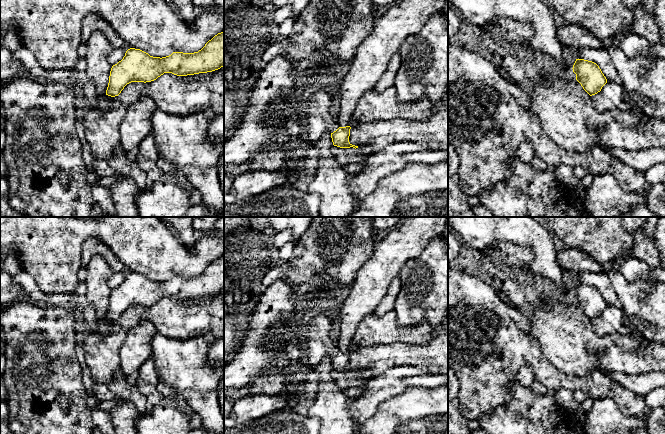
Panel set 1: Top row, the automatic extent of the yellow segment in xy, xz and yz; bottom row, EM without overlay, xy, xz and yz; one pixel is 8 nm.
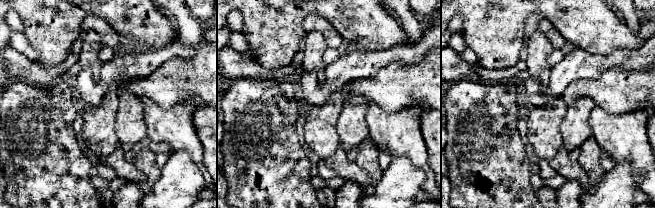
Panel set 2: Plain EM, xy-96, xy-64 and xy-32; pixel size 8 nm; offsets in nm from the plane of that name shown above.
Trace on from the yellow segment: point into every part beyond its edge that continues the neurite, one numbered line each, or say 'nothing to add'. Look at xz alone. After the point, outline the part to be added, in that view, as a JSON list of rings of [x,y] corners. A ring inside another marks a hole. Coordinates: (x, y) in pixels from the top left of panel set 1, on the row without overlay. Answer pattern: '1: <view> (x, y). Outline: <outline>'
1: xz (317, 331). Outline: [[[318,314],[307,325],[299,328],[307,339],[306,360],[311,367],[318,365],[324,358],[333,357],[340,350],[330,341],[331,320],[329,316]]]

